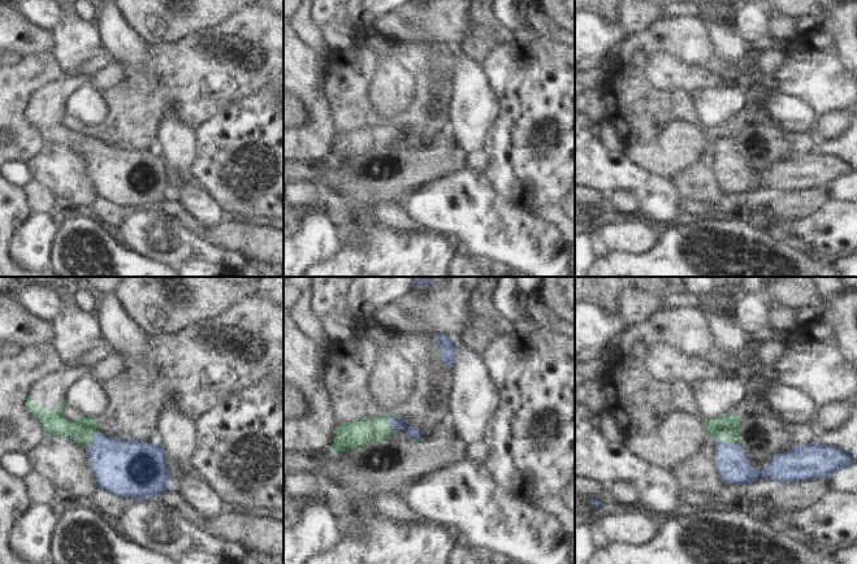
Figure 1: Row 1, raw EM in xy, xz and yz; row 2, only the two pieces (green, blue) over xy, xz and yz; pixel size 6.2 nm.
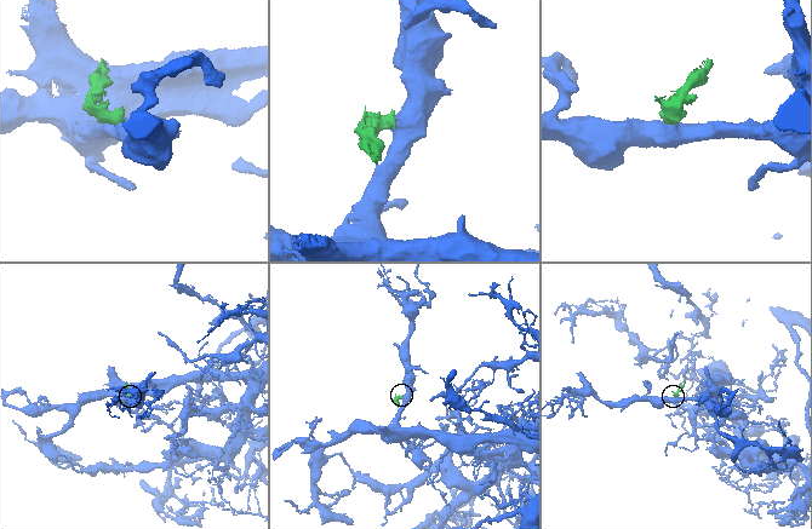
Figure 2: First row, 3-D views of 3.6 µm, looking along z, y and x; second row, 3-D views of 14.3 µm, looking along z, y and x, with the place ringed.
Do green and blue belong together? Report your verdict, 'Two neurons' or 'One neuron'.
One neuron

